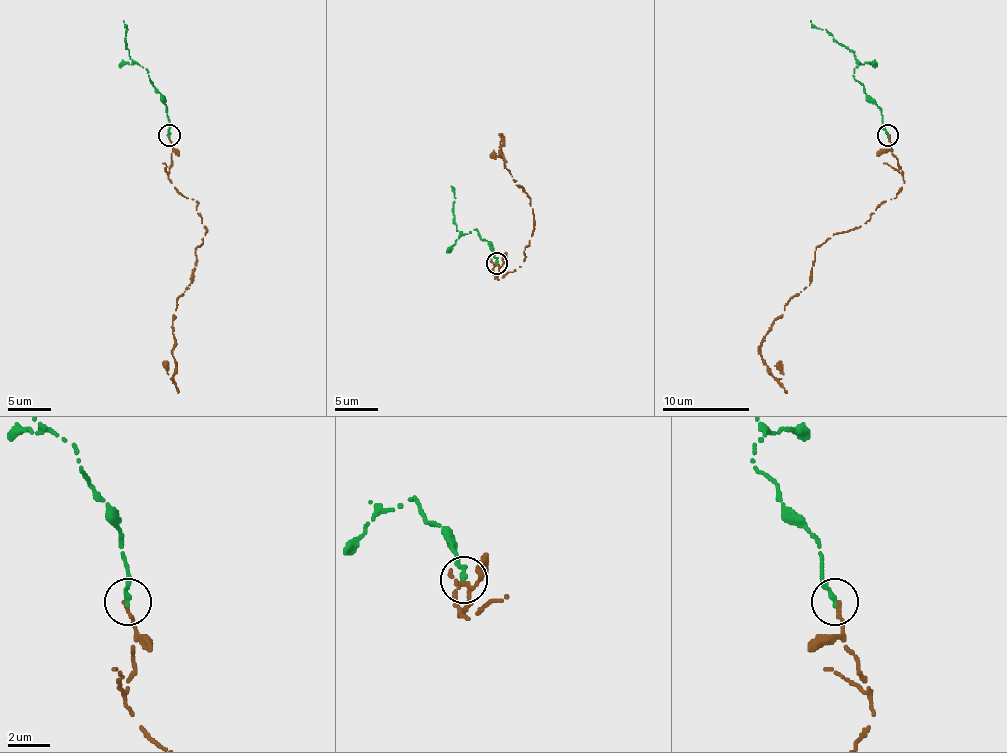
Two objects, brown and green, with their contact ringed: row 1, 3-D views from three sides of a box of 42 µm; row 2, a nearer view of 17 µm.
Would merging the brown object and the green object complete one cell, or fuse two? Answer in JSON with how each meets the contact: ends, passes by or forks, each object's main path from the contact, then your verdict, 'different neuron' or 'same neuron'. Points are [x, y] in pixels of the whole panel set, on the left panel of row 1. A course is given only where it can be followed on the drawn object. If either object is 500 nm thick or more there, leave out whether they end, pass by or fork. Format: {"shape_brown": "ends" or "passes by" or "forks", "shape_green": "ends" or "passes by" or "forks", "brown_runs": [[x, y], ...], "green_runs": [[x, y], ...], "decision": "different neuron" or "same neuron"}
{"shape_brown": "ends", "shape_green": "ends", "brown_runs": [[168, 135], [171, 183], [197, 201], [205, 229], [195, 251], [192, 281], [177, 298], [171, 379], [164, 362]], "green_runs": [[168, 135], [164, 98], [149, 79], [149, 72], [129, 55], [125, 31], [127, 26], [123, 20]], "decision": "same neuron"}

